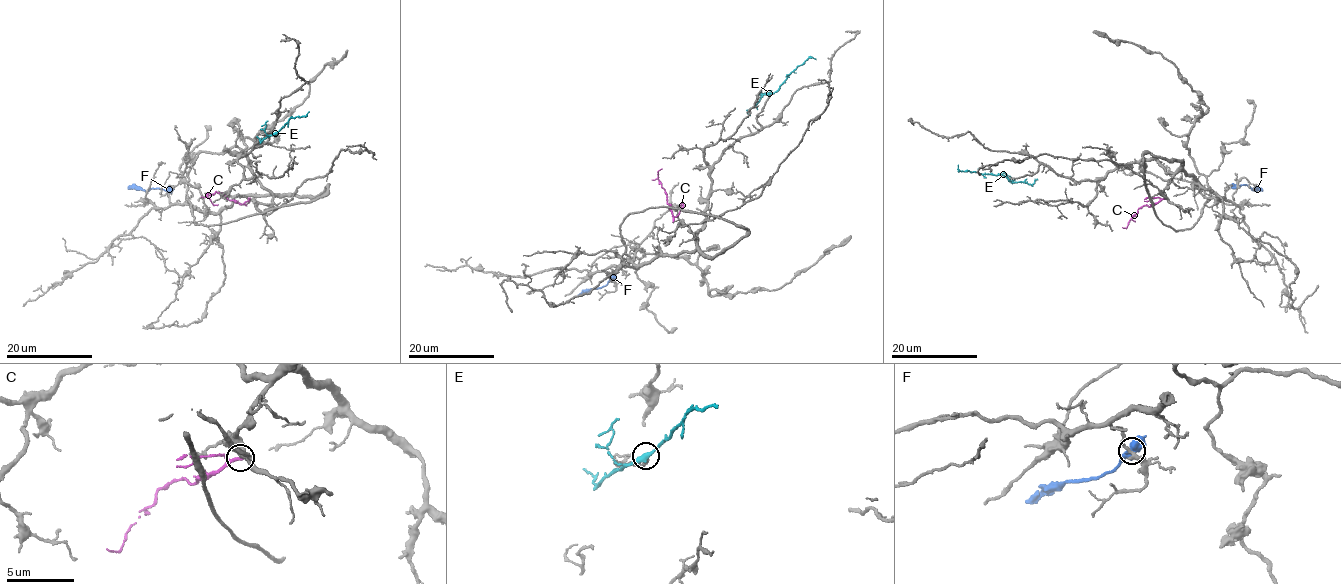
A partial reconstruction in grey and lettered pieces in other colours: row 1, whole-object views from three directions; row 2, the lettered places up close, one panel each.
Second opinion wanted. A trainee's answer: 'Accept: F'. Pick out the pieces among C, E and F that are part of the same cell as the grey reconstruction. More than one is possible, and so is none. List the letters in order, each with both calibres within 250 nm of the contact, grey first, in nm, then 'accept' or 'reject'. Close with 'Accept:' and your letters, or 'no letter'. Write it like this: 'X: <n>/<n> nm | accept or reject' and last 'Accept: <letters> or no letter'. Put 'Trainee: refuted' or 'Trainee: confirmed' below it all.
C: 130/190 nm | reject
E: 240/360 nm | accept
F: 280/600 nm | reject
Accept: E
Trainee: refuted

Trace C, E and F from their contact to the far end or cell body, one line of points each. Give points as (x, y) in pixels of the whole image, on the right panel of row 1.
C: (1165, 198), (1148, 207), (1141, 206), (1126, 227), (1122, 227)
E: (1008, 179), (1002, 174), (959, 171), (958, 165)
F: (1236, 187), (1245, 185), (1253, 190), (1263, 190)

